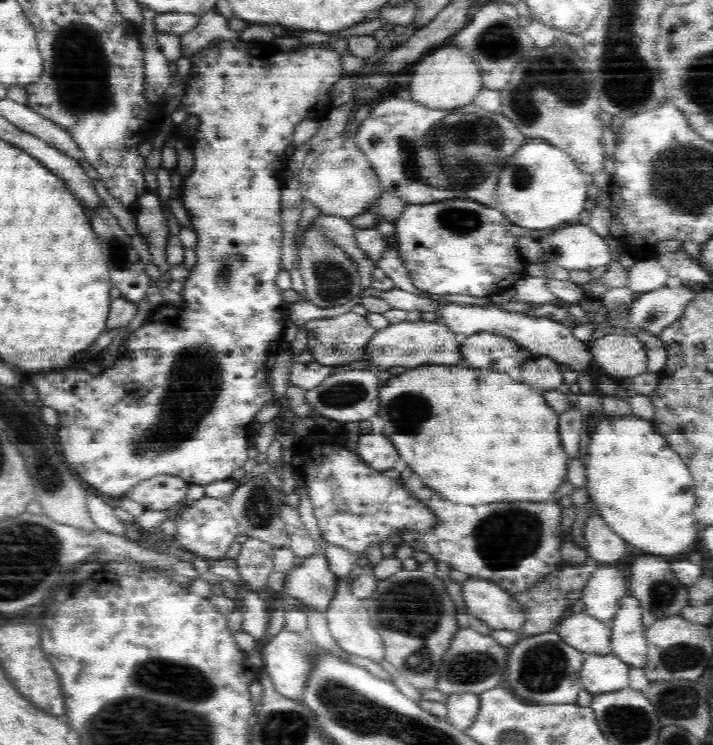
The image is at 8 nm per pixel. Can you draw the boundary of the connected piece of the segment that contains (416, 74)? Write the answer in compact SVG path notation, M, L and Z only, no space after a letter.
M451 39L416 61L410 71L412 99L428 108L450 111L456 106L472 103L483 90L478 63L468 51L452 45Z

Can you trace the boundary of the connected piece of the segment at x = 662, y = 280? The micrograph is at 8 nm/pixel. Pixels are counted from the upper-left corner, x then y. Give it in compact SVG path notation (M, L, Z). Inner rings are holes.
M658 257L636 260L629 268L627 287L636 294L646 294L662 288L668 280L668 271L658 262Z

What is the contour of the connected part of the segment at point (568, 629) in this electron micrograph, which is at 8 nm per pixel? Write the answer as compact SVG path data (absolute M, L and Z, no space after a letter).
M581 611L561 620L555 631L566 644L578 650L586 651L588 654L610 654L611 621L600 621Z

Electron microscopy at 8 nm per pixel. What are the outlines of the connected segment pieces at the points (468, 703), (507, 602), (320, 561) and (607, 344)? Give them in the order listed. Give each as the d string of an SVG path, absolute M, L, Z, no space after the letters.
M461 693L447 695L444 701L447 706L447 720L456 728L470 728L480 710L479 695Z
M476 577L466 579L461 586L466 612L472 617L484 620L494 630L519 632L526 620L525 610L508 592Z
M308 554L286 573L284 593L317 611L326 612L337 589L337 578L330 573L325 554Z
M608 334L588 347L601 372L634 377L648 371L647 348L636 334Z

